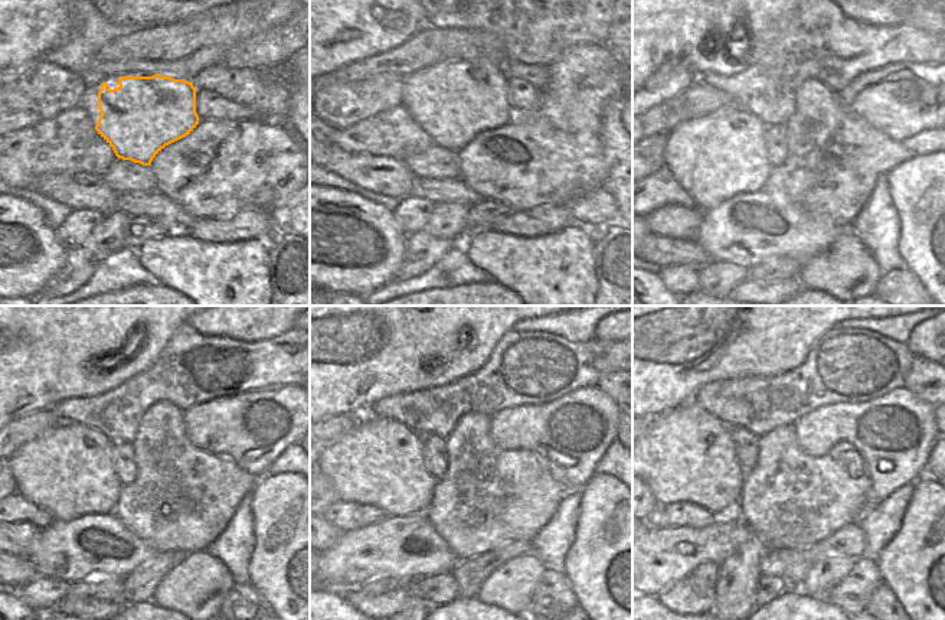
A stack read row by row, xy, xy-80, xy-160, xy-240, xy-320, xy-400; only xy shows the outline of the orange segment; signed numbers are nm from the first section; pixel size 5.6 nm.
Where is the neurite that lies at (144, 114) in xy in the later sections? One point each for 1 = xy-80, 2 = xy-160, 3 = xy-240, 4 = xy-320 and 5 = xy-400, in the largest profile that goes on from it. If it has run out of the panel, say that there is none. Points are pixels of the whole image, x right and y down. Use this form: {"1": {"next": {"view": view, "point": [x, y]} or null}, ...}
{"1": {"next": {"view": "xy-80", "point": [483, 104]}}, "2": {"next": {"view": "xy-160", "point": [715, 157]}}, "3": {"next": {"view": "xy-240", "point": [68, 472]}}, "4": {"next": {"view": "xy-320", "point": [379, 463]}}, "5": {"next": {"view": "xy-400", "point": [686, 454]}}}

